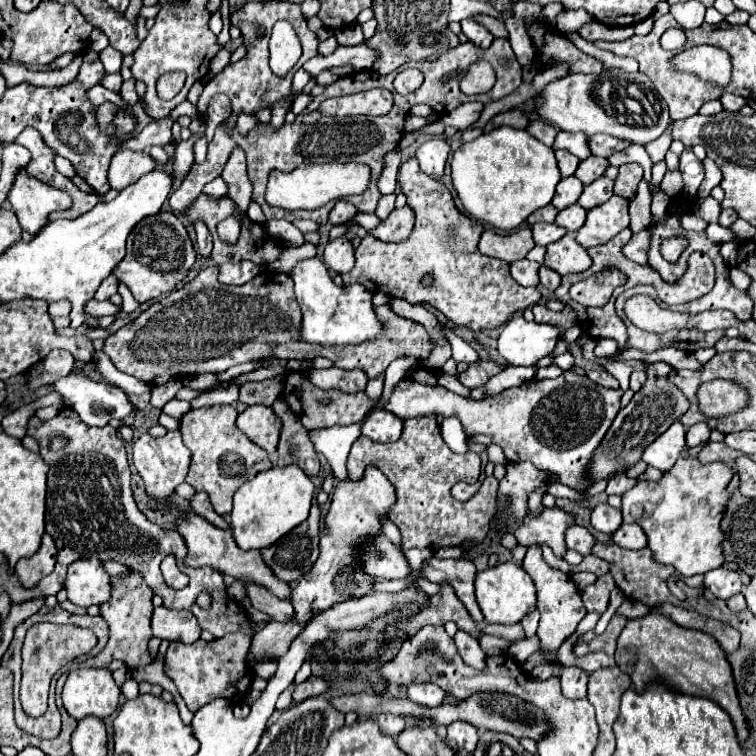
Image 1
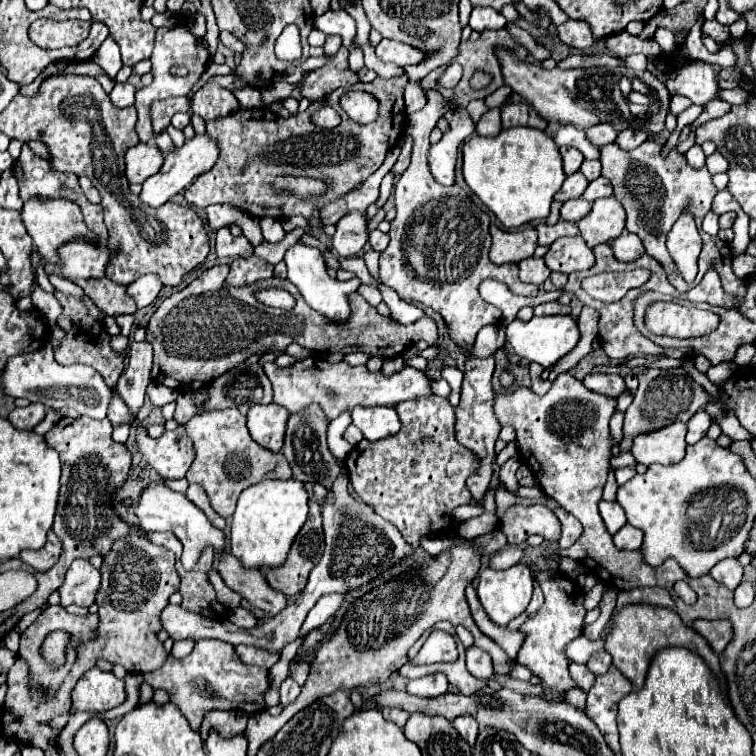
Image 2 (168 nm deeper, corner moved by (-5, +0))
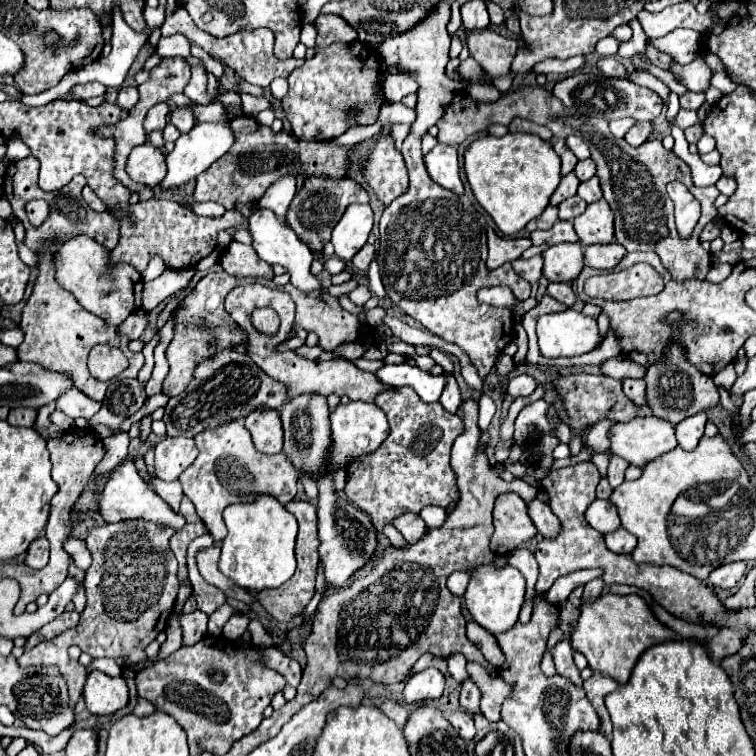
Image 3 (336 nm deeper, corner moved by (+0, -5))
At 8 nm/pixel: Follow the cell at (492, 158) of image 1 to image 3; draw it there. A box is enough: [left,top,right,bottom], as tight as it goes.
[464,132,562,236]

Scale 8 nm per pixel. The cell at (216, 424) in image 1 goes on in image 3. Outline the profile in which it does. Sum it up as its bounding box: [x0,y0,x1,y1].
[178,424,298,540]

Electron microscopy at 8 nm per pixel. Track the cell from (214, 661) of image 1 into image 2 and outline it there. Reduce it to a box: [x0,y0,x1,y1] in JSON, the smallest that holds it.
[143,639,269,733]

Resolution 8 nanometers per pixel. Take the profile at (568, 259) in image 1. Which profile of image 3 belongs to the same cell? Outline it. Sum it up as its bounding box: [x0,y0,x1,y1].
[542,242,584,282]

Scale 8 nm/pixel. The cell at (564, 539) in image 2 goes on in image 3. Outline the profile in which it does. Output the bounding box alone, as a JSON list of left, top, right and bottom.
[528,500,560,538]

